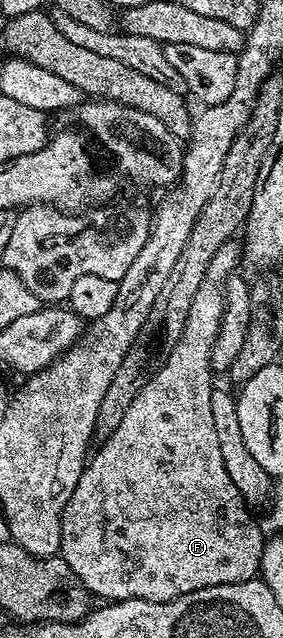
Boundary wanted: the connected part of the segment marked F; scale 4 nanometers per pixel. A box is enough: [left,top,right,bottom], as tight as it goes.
[60,241,264,602]

